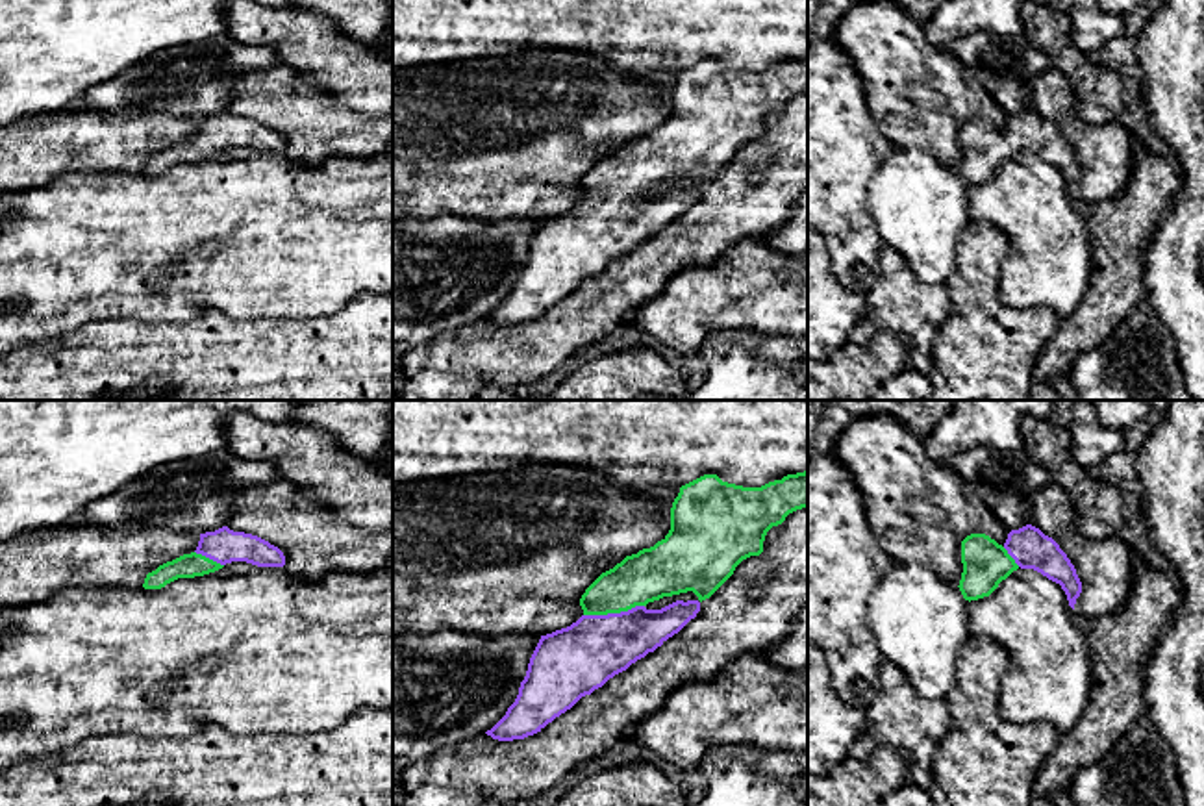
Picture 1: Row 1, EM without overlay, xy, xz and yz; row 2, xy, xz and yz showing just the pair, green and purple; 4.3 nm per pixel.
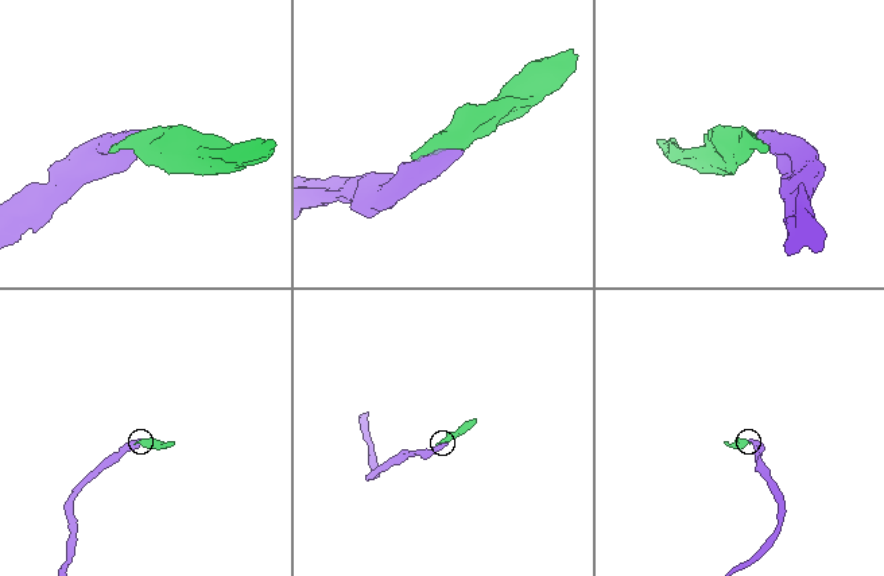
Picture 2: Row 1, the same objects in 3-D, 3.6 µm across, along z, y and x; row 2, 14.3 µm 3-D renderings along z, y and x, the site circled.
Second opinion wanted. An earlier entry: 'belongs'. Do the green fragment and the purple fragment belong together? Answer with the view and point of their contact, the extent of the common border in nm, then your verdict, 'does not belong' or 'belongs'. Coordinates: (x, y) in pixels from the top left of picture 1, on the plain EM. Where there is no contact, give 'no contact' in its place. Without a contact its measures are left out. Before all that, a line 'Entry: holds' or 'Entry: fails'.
Entry: holds
meets green in xz at (614, 197); contact 260 nm long; belongs

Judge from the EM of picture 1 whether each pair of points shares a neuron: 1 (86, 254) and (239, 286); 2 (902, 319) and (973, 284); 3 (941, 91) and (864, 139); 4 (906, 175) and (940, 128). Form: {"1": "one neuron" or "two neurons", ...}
{"1": "one neuron", "2": "two neurons", "3": "two neurons", "4": "two neurons"}

